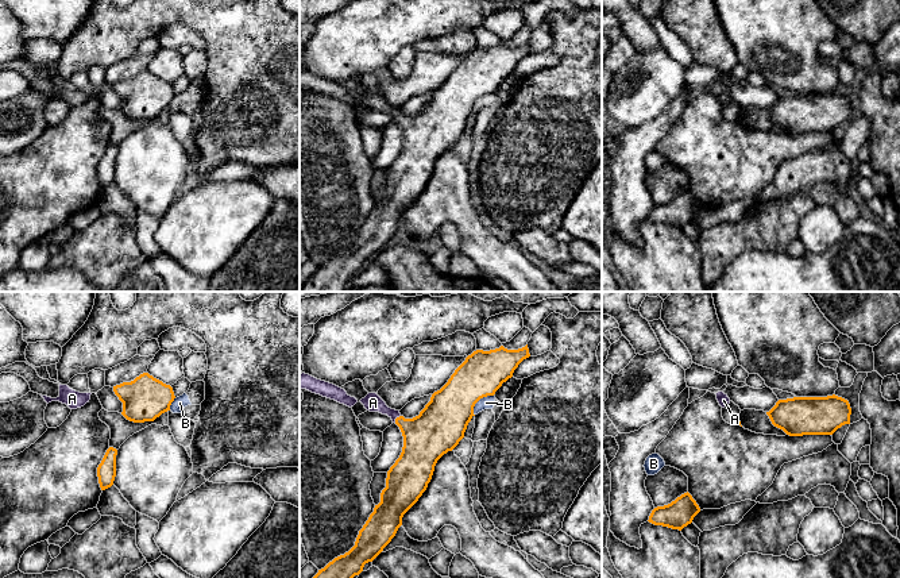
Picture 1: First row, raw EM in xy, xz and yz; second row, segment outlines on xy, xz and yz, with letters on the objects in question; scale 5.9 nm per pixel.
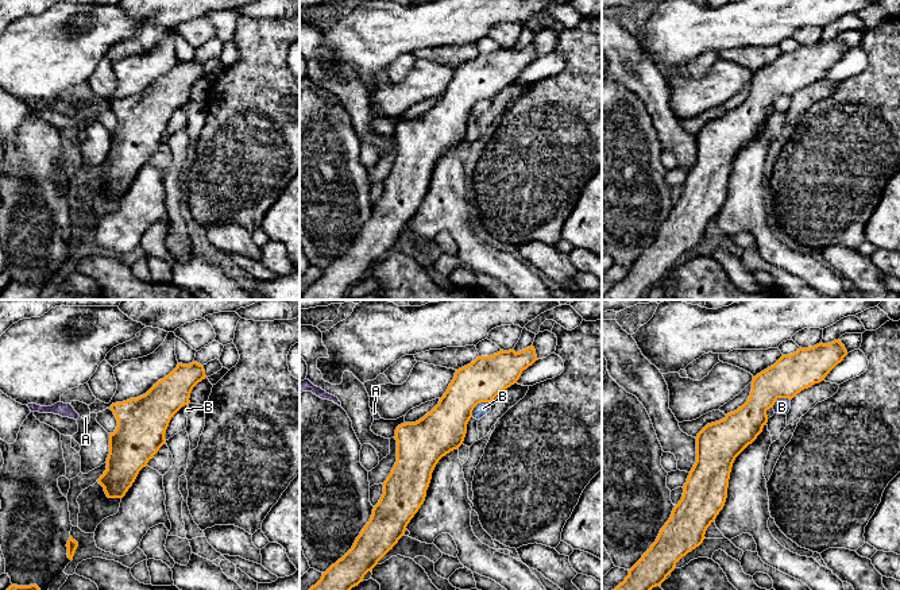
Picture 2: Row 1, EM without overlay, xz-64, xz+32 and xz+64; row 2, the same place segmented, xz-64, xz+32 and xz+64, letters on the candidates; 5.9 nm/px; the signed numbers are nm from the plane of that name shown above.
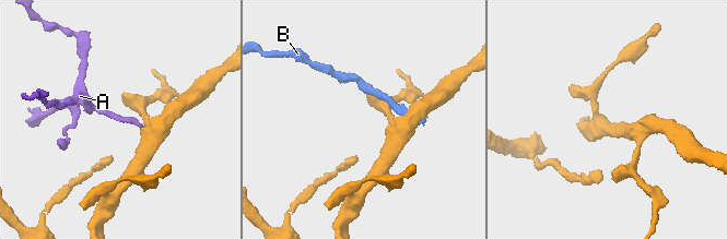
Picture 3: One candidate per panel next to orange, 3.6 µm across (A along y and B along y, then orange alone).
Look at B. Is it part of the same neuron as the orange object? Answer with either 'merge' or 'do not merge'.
do not merge

